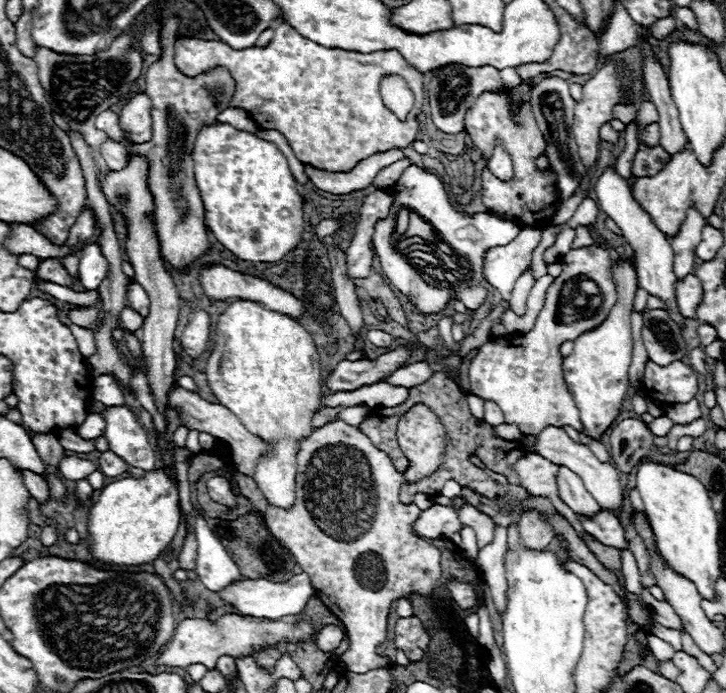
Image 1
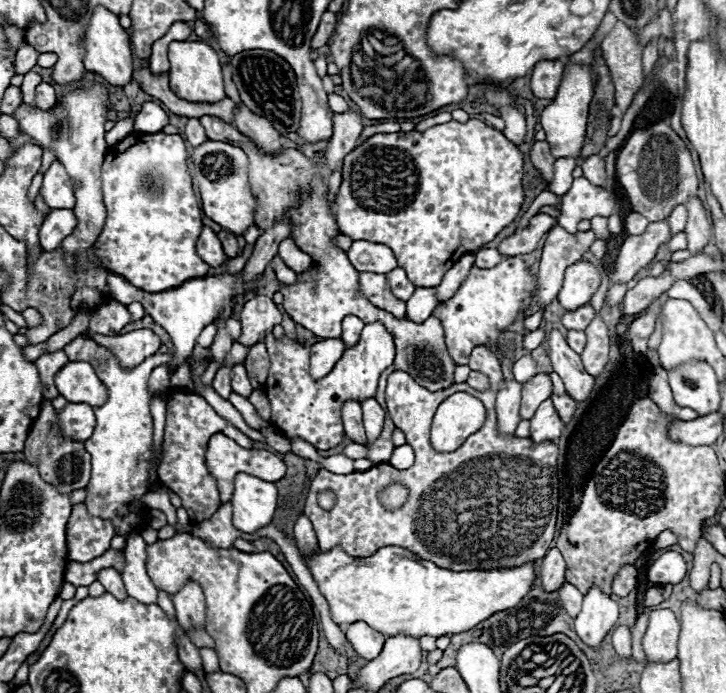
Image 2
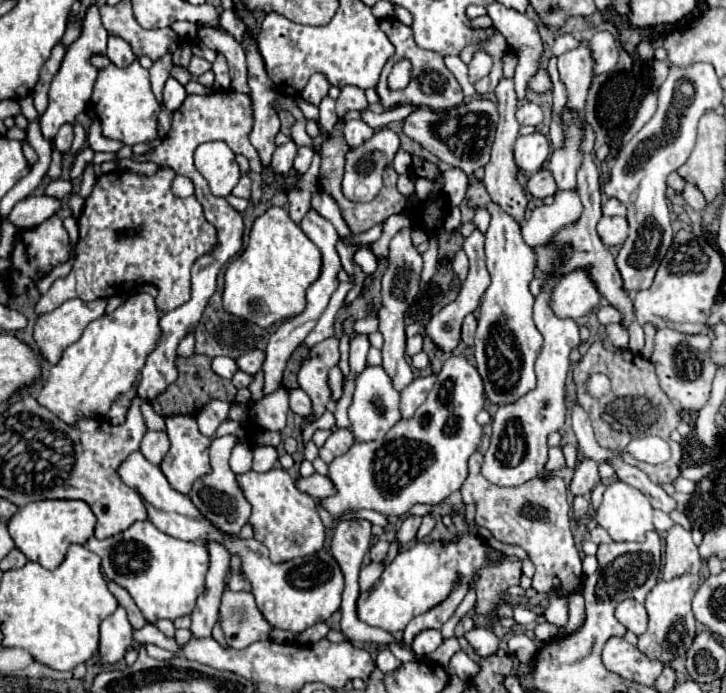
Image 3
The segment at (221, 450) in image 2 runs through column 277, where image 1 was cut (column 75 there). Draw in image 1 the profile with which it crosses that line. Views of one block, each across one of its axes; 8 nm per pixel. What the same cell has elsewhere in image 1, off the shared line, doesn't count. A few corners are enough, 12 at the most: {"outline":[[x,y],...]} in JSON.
{"outline":[[62,456],[56,468],[64,480],[84,480],[98,466]]}

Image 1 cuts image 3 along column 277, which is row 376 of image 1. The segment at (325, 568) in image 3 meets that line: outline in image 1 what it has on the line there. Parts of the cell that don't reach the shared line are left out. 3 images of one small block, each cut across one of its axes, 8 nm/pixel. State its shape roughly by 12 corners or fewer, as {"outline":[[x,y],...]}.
{"outline":[[634,264],[618,302],[574,340],[564,382],[590,438],[616,420],[632,360]]}

